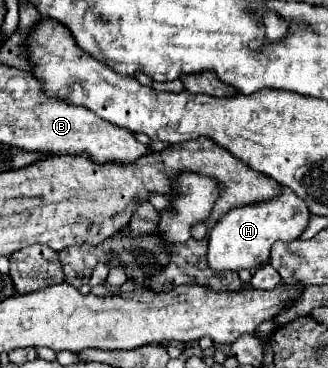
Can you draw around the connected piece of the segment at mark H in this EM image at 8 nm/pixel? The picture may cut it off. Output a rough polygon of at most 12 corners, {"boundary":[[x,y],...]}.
{"boundary":[[292,189],[230,209],[208,235],[208,265],[254,271],[310,211]]}

